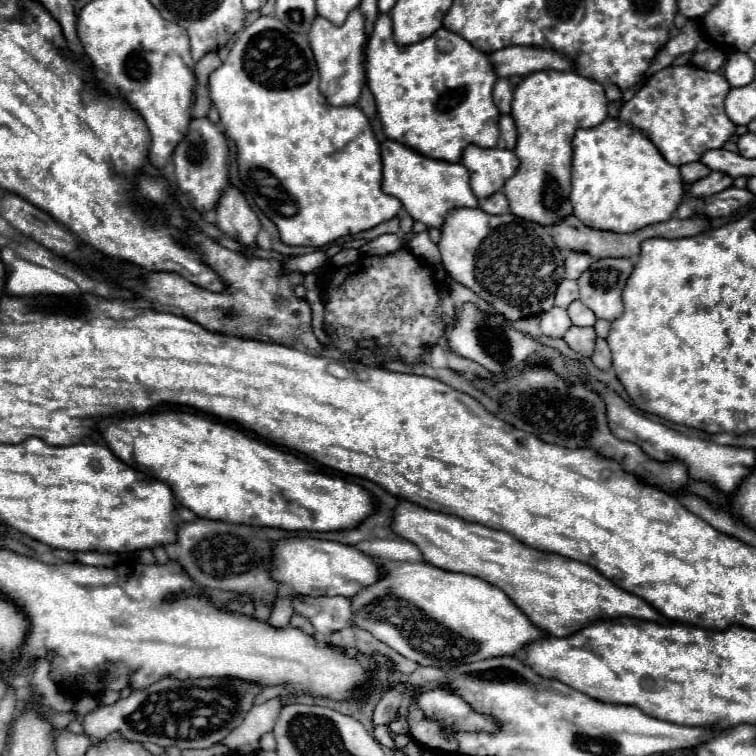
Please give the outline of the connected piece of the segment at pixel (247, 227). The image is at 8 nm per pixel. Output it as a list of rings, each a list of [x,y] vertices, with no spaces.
[[[227,186],[223,190],[215,206],[215,226],[247,248],[255,246],[255,238],[261,228],[257,214],[251,210],[243,192],[239,192],[235,186]]]

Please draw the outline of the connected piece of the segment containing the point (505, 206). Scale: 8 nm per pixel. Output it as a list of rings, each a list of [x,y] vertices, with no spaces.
[[[497,192],[497,194],[489,196],[489,198],[483,198],[479,202],[479,208],[485,210],[487,214],[507,214],[509,212],[509,202],[507,202],[503,192]]]

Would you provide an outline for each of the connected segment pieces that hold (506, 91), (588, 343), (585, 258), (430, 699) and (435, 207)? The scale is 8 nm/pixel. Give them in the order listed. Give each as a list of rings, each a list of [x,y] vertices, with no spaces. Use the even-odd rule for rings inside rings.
[[[499,78],[495,88],[493,88],[493,100],[495,106],[499,108],[501,114],[509,114],[511,112],[511,100],[513,100],[513,90],[511,84],[505,78]]]
[[[571,326],[567,332],[565,332],[565,342],[579,354],[583,356],[591,356],[593,354],[593,348],[595,348],[595,330],[593,328],[579,328],[579,326]]]
[[[569,252],[567,258],[565,258],[565,278],[577,280],[593,262],[595,262],[595,258],[591,258],[589,254]]]
[[[419,688],[415,692],[419,694],[417,704],[421,706],[421,710],[425,710],[427,716],[437,716],[445,726],[453,726],[455,730],[465,730],[465,732],[495,730],[495,724],[489,716],[475,714],[473,708],[463,698],[447,692],[445,688],[433,688],[433,690]]]
[[[385,140],[381,144],[381,162],[383,162],[383,190],[389,196],[395,196],[403,202],[403,208],[413,220],[423,222],[429,228],[441,228],[445,214],[451,208],[477,206],[477,198],[469,186],[469,172],[459,162],[445,162],[427,158],[413,148],[399,144],[395,140]]]

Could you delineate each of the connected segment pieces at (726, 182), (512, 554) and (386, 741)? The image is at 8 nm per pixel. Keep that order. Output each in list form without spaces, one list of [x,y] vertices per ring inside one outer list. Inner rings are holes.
[[[711,172],[709,176],[705,176],[705,178],[697,180],[695,184],[691,184],[689,192],[693,196],[703,198],[703,196],[711,196],[711,194],[717,194],[721,190],[727,190],[731,184],[733,184],[733,178],[727,176],[725,172]]]
[[[401,500],[395,508],[393,530],[405,540],[417,544],[429,564],[449,572],[469,574],[501,588],[533,624],[551,636],[567,638],[599,618],[627,616],[669,624],[659,610],[655,610],[643,598],[615,586],[593,566],[559,554],[535,550],[507,532],[471,524],[443,512],[433,512],[407,500]]]
[[[385,724],[375,728],[375,740],[377,740],[381,746],[397,750],[397,747],[393,744],[393,738],[391,738],[391,734],[389,734],[389,726],[385,726]]]

